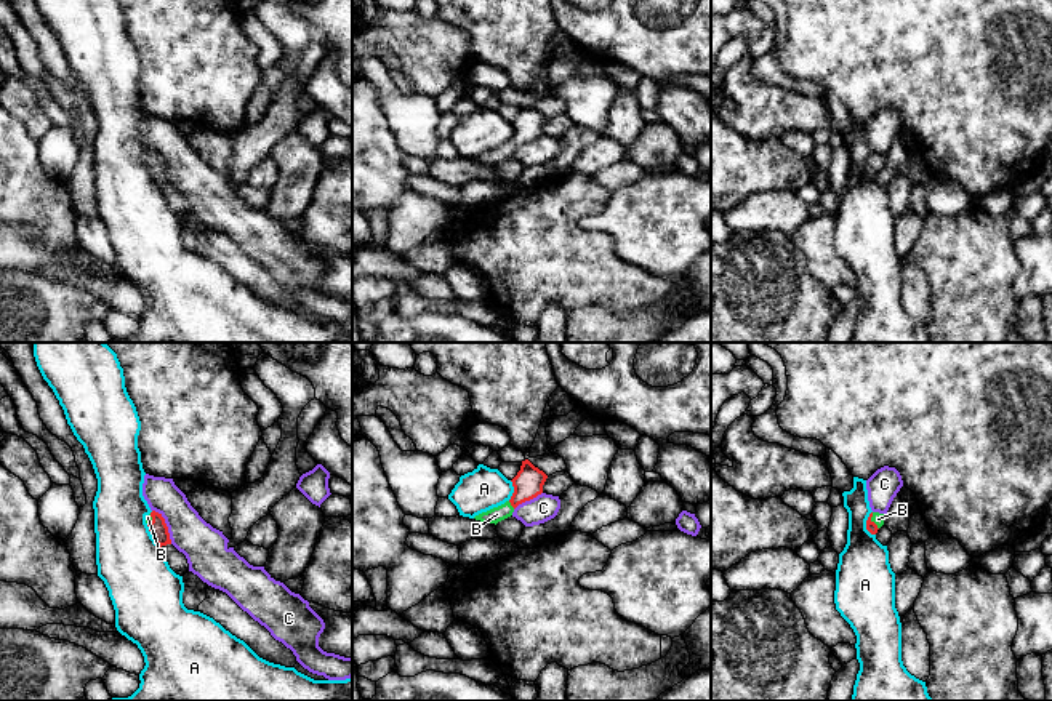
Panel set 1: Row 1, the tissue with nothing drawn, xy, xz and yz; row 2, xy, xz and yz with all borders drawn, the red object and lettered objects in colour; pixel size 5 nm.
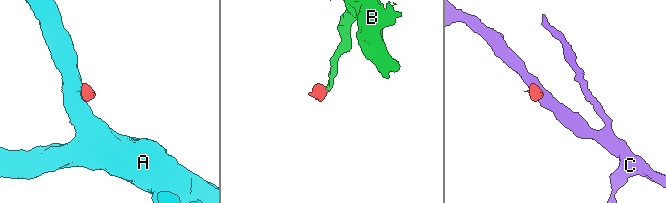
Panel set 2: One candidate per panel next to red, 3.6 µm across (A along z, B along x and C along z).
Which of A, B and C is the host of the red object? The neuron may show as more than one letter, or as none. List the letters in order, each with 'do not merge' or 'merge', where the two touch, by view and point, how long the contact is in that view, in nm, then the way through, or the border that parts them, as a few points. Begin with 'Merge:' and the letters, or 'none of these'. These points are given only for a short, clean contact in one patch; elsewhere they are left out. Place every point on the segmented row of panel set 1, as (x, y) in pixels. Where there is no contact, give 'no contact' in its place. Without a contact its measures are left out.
Merge: B
A: do not merge; contact xy (152, 536); length 140 nm; border xy (146, 525), (160, 548)
B: merge; contact xz (511, 504); length 50 nm; way xz (529, 482), (511, 504), (497, 514)
C: do not merge; contact xy (165, 525); length 200 nm

